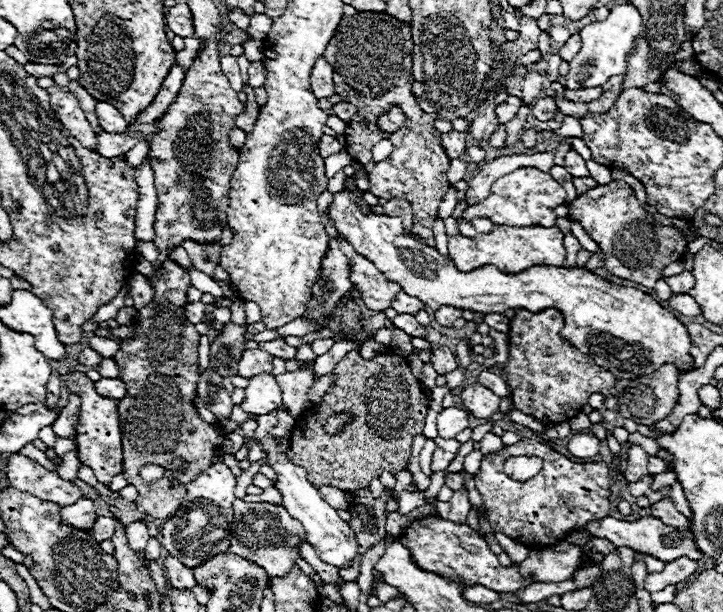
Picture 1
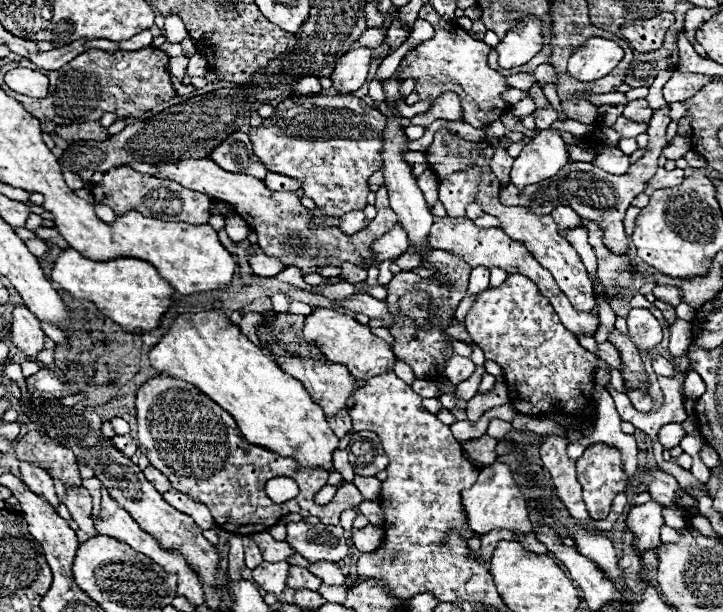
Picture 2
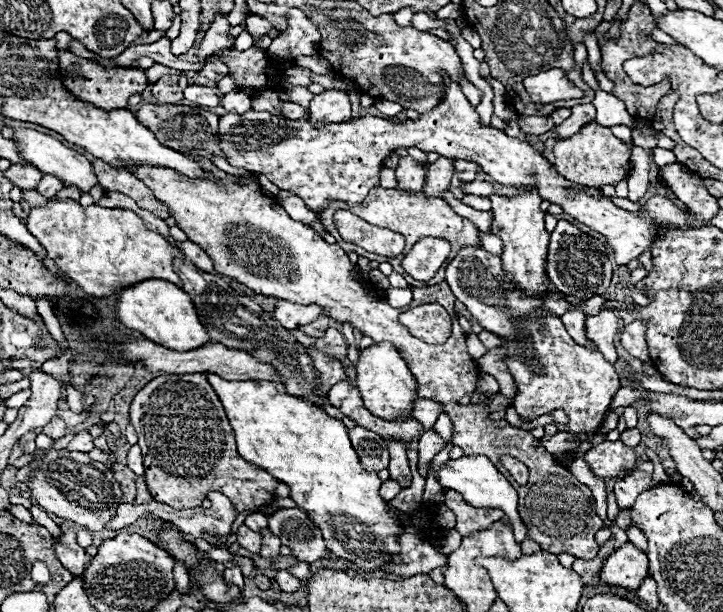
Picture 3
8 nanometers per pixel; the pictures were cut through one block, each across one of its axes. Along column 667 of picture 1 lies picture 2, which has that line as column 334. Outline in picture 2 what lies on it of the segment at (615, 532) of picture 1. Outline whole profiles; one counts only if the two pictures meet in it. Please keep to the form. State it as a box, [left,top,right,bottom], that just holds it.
[286,522,348,562]

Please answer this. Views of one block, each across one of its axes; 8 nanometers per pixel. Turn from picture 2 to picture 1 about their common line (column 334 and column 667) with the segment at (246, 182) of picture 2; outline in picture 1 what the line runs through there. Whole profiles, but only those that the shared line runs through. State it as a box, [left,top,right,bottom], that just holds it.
[568,180,686,288]

